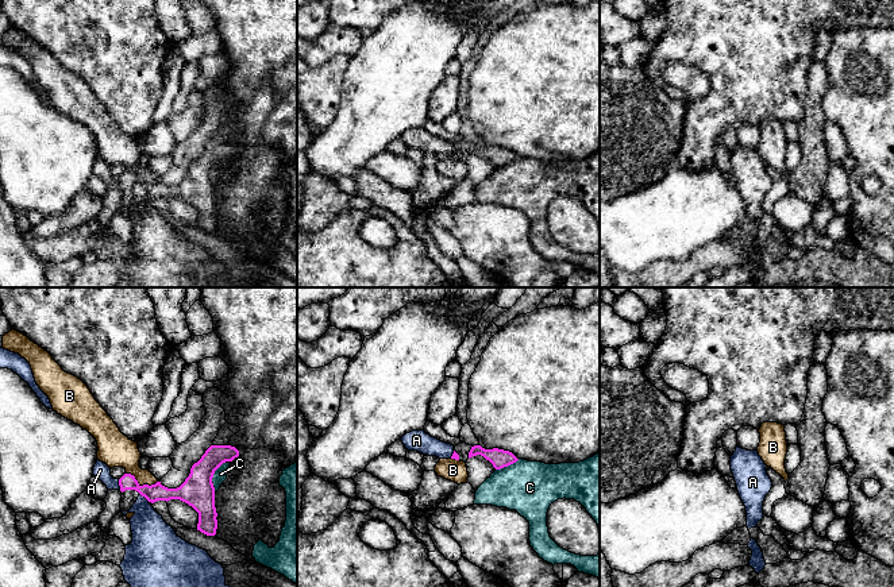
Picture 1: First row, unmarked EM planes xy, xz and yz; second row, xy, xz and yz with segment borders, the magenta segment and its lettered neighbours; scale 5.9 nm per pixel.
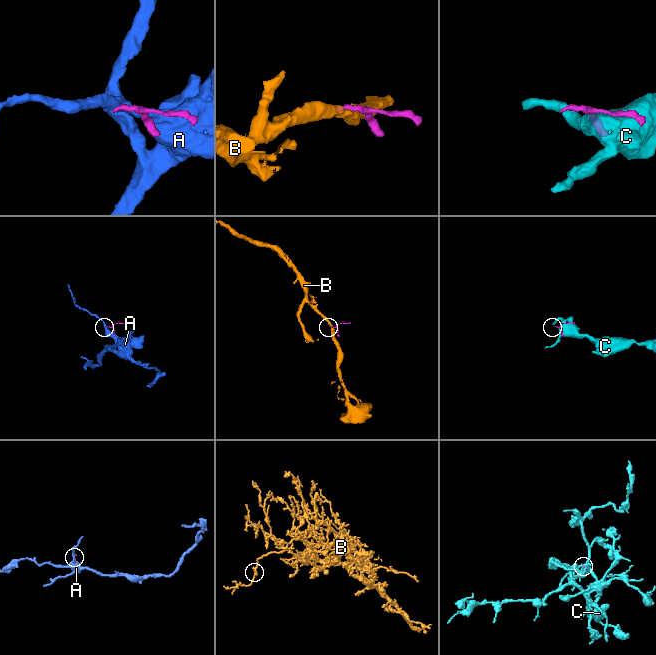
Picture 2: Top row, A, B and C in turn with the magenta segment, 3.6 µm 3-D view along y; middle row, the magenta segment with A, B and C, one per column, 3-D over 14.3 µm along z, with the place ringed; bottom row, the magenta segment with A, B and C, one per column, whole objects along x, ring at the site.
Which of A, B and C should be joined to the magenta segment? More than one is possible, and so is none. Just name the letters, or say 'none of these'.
none of these

